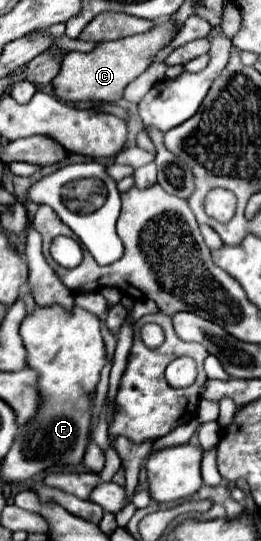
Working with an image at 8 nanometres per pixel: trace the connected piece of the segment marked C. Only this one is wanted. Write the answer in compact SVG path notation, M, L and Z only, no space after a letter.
M157 21L147 33L131 35L125 39L105 41L97 45L91 53L77 53L71 51L65 55L61 71L53 79L53 91L59 99L69 103L79 101L101 101L101 103L115 103L123 97L125 87L137 79L155 59L155 55L169 45L169 41L175 37L175 27L171 21Z

